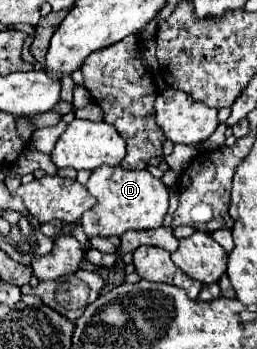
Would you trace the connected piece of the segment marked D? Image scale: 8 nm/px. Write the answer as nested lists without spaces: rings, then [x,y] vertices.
[[[100,166],[92,172],[88,192],[98,200],[96,206],[84,212],[80,226],[88,238],[120,236],[126,230],[152,230],[162,226],[168,212],[168,188],[148,170],[124,170],[120,166]]]

